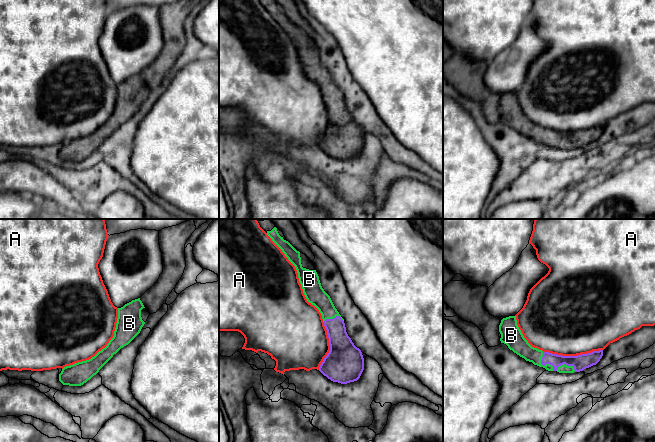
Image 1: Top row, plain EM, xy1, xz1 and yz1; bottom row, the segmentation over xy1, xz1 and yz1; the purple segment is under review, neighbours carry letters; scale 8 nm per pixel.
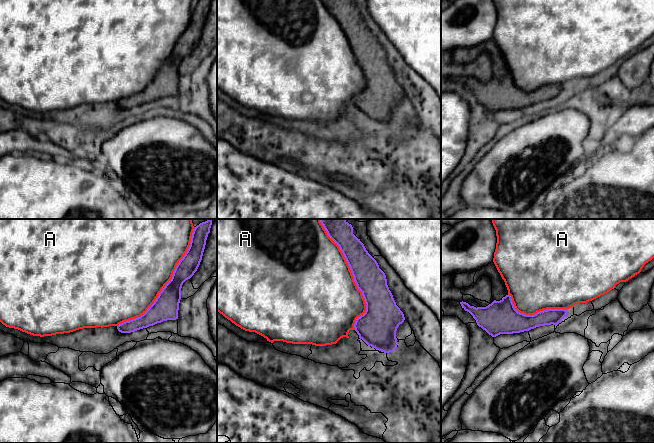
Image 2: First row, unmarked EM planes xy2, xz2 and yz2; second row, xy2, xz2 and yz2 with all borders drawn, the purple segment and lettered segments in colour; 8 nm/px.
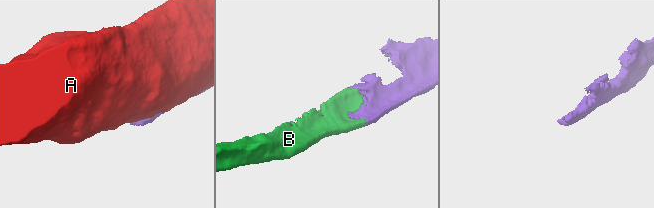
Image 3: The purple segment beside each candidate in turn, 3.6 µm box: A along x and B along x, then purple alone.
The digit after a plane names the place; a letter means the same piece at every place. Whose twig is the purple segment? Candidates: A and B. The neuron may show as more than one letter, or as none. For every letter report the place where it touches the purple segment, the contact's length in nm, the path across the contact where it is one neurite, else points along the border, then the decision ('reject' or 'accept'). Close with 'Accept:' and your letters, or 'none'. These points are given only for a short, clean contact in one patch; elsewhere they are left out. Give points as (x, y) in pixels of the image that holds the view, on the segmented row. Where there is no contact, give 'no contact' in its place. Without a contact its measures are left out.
A: contact xy2 (167, 283); length 1000 nm; reject
B: contact yz1 (543, 365); length 180 nm; accept
Accept: B

